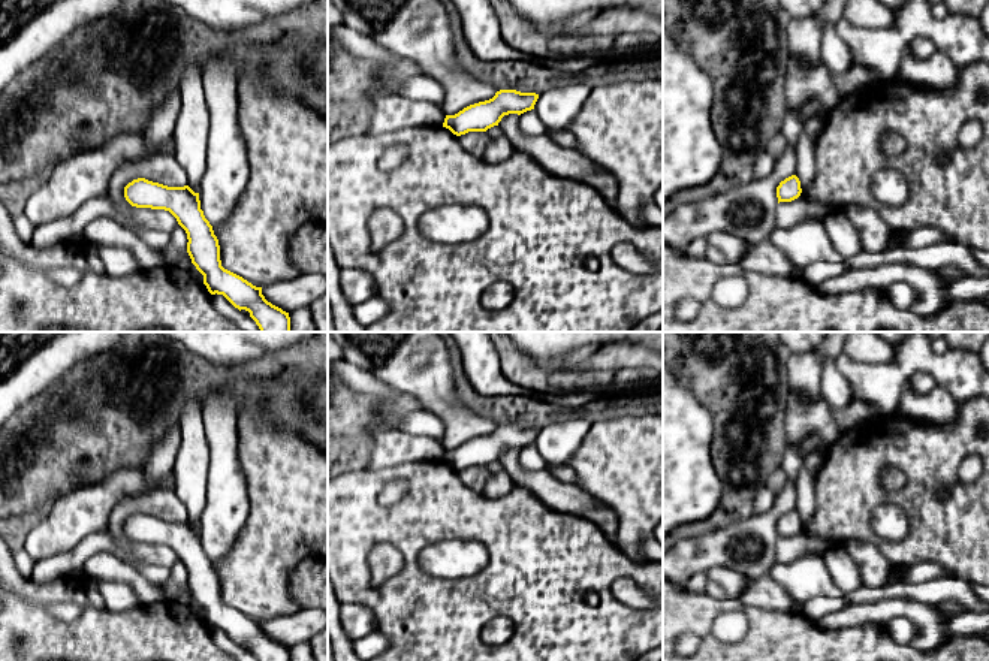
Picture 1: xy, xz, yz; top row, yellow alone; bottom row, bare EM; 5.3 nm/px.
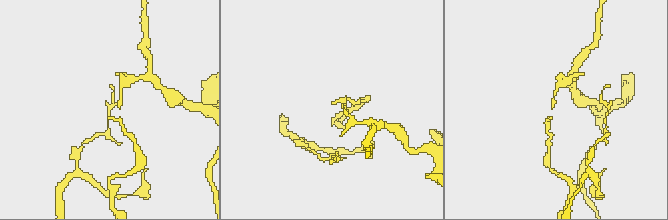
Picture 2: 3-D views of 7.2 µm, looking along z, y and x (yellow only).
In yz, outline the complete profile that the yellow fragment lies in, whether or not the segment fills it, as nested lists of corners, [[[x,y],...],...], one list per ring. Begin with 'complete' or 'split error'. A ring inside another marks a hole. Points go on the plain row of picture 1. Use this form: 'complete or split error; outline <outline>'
complete; outline [[[791,510],[780,517],[777,522],[777,532],[780,537],[791,537],[797,534],[802,528],[800,516],[796,510]]]

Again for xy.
complete; outline [[[138,513],[124,522],[124,532],[132,541],[165,544],[177,553],[178,559],[187,568],[187,588],[192,598],[203,610],[203,619],[211,630],[223,630],[239,646],[248,646],[257,661],[290,661],[289,648],[268,637],[262,630],[262,622],[253,621],[221,601],[218,574],[200,544],[199,528],[195,528],[189,520],[168,522],[145,513]]]

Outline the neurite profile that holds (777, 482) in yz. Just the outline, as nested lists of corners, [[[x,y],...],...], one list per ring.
[[[778,468],[769,479],[766,488],[774,494],[778,495],[783,488],[786,486],[787,476],[783,468]]]

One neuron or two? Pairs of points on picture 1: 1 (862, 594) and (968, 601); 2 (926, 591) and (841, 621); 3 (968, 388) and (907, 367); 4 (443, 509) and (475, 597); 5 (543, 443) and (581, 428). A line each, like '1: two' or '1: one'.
1: one
2: two
3: one
4: one
5: one

